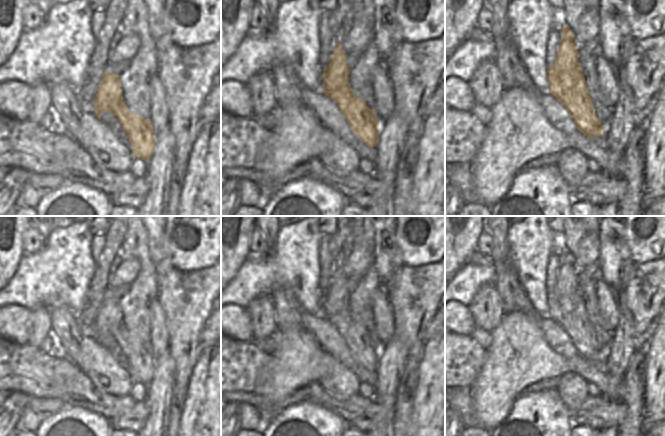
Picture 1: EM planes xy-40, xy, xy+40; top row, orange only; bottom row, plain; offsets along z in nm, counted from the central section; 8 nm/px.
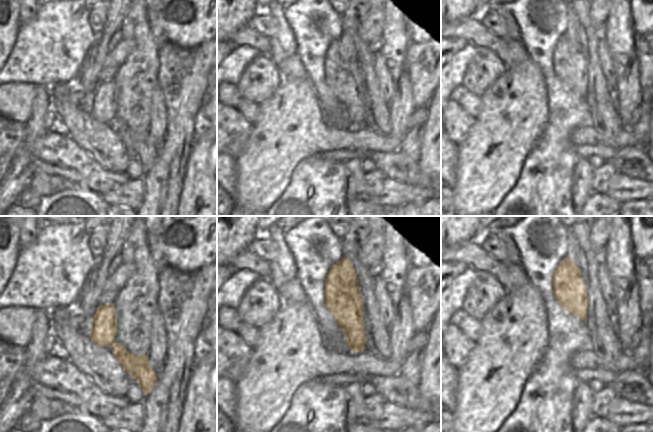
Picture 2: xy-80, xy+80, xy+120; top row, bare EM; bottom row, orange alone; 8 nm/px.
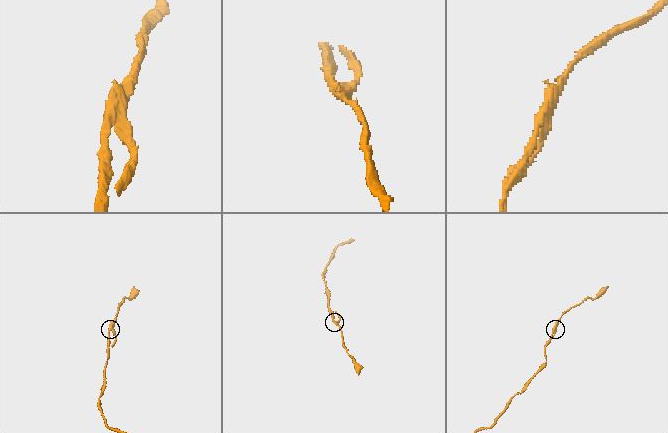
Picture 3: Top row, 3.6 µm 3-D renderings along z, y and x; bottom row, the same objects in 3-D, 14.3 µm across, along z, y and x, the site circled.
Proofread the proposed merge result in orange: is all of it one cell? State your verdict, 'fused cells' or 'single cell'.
fused cells

